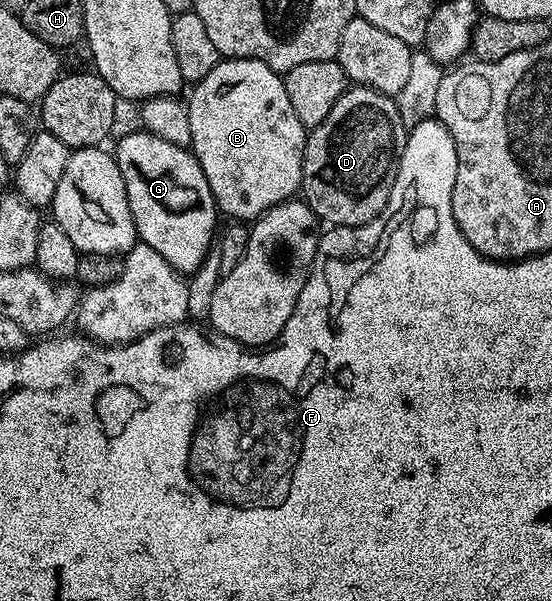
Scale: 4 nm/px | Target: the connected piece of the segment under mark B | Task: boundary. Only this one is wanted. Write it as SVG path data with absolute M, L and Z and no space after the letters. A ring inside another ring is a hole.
M222 59L211 75L196 82L192 89L193 94L187 97L191 152L199 167L203 167L218 210L229 219L249 223L262 217L271 207L290 200L301 188L307 126L299 123L299 115L295 115L295 107L291 107L291 99L287 99L282 74L251 59Z

